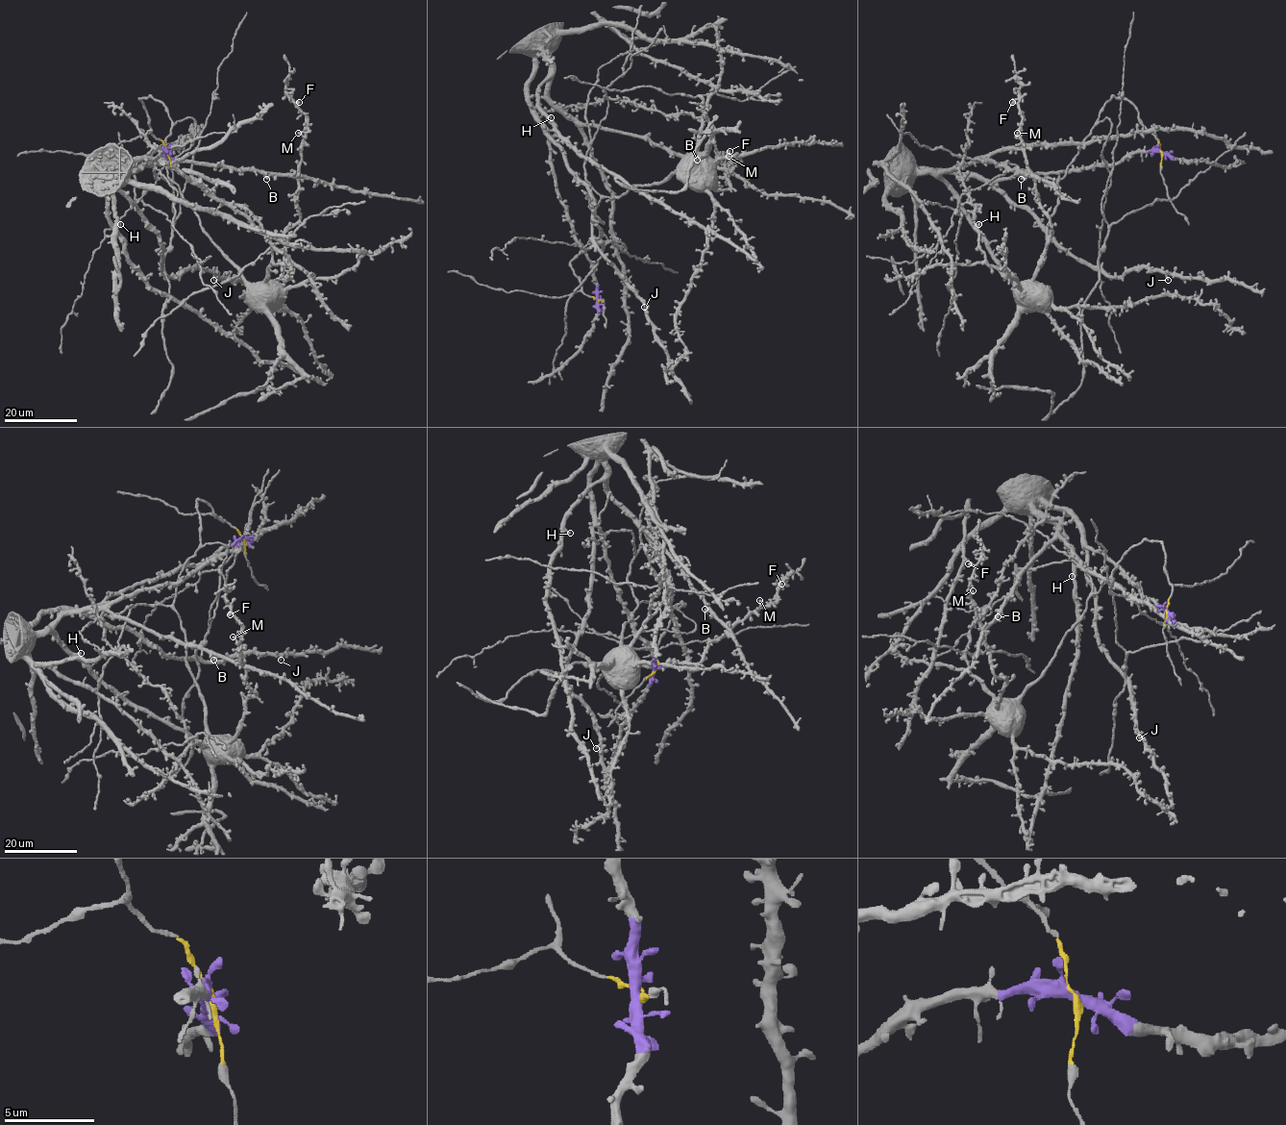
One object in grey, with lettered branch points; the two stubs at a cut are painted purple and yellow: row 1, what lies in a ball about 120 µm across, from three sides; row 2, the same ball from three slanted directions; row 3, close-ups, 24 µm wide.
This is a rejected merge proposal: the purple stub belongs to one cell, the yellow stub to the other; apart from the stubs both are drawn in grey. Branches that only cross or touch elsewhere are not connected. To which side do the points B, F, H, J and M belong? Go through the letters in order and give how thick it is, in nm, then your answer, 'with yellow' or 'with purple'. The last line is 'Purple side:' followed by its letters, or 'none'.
B: calibre 320 nm; with purple
F: calibre 600 nm; with yellow
H: calibre 440 nm; with purple
J: calibre 160 nm; with purple
M: calibre 300 nm; with yellow
Purple side: B, H, J

